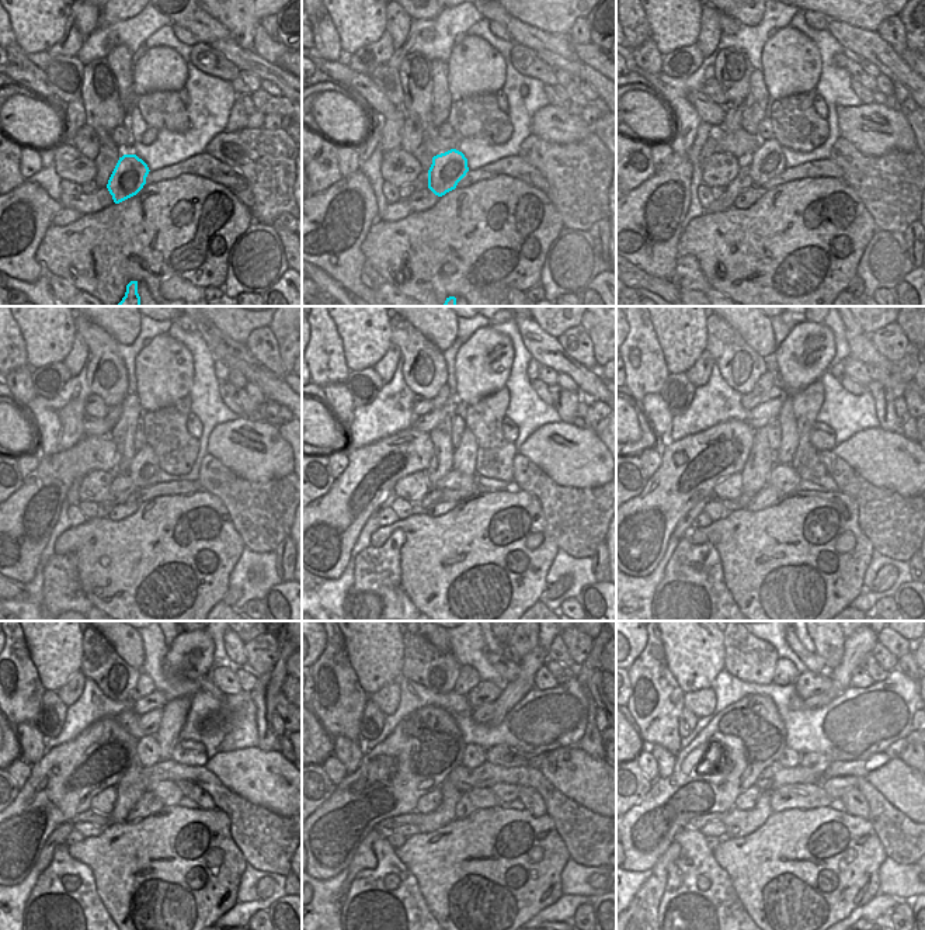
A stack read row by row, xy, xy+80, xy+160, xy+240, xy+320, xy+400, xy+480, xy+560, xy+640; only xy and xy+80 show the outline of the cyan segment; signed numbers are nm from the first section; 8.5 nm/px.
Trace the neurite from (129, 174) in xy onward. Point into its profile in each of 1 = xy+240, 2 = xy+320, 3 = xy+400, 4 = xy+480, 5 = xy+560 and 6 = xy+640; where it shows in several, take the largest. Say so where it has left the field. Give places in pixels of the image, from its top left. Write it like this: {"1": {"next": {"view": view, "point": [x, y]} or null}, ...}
{"1": {"next": {"view": "xy+240", "point": [143, 469]}}, "2": {"next": {"view": "xy+320", "point": [465, 454]}}, "3": {"next": {"view": "xy+400", "point": [789, 434]}}, "4": {"next": {"view": "xy+480", "point": [174, 712]}}, "5": {"next": {"view": "xy+560", "point": [529, 665]}}, "6": {"next": {"view": "xy+640", "point": [855, 649]}}}

